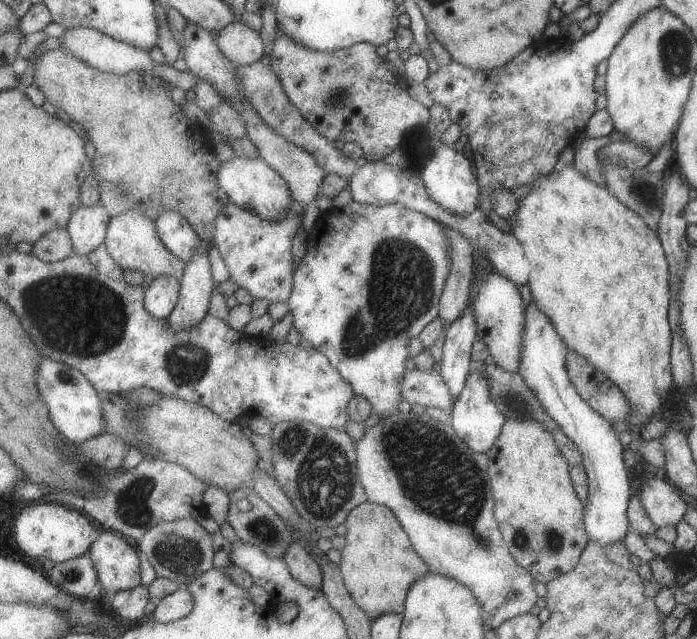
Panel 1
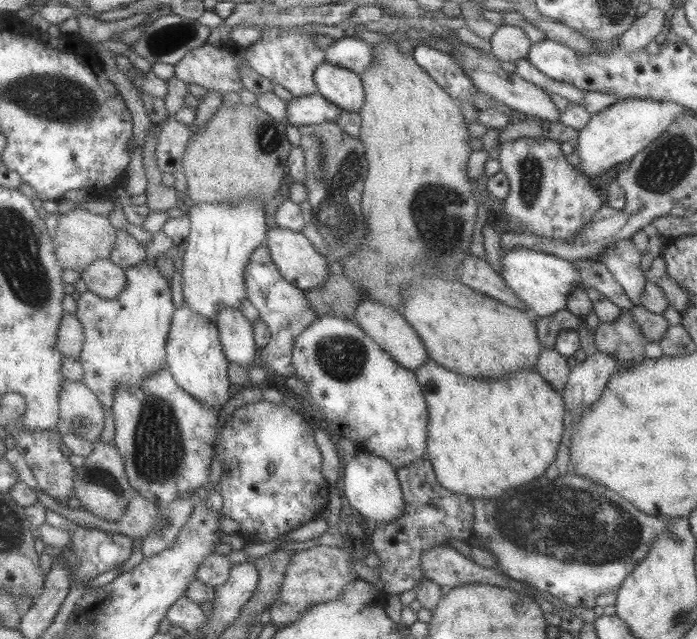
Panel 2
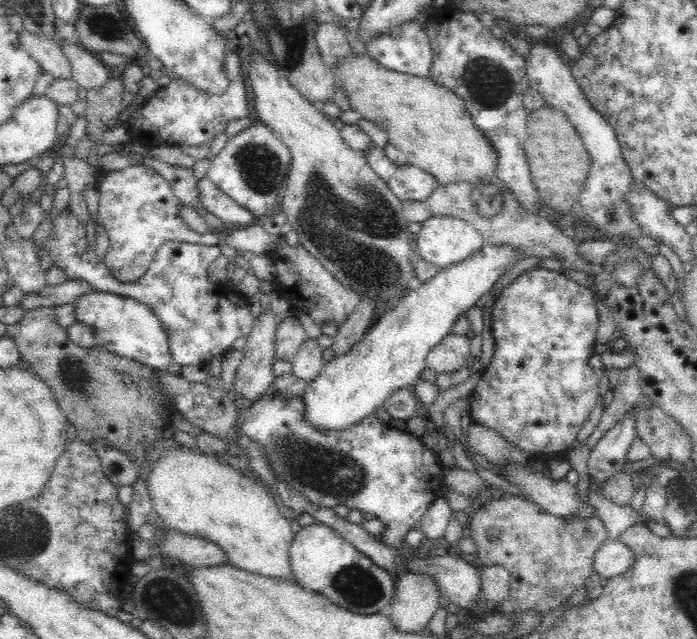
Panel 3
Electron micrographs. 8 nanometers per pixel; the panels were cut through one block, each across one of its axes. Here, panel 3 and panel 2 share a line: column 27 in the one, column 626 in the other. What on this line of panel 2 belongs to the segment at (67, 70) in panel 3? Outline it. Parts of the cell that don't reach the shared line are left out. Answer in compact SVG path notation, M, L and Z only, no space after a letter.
M649 8L641 18L637 18L633 24L629 24L629 30L625 30L619 38L621 48L625 52L635 52L645 48L649 42L655 42L657 34L663 34L667 30L667 16L659 8Z

